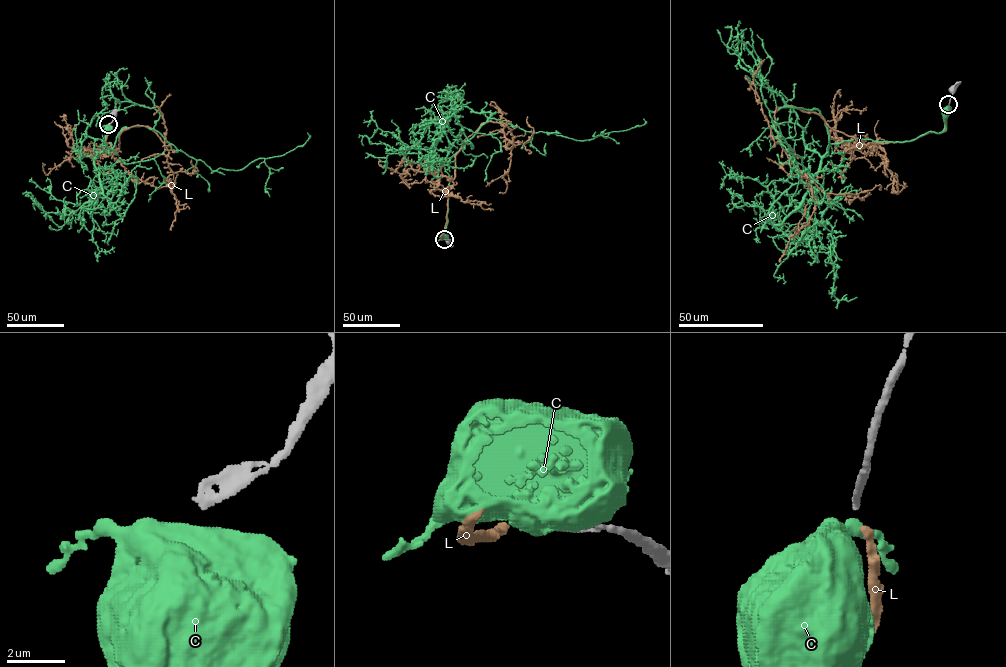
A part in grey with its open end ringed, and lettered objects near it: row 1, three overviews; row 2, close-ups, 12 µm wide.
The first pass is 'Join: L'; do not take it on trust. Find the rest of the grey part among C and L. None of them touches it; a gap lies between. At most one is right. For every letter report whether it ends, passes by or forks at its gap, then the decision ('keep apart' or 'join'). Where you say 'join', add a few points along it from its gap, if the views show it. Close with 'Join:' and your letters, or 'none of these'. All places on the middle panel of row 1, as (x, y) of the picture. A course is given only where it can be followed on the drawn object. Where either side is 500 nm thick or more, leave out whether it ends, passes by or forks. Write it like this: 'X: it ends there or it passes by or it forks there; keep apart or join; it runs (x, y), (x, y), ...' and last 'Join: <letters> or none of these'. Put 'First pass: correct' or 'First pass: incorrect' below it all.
C: keep apart
L: it ends there; join; it runs (443, 239), (455, 155), (462, 142), (491, 121), (504, 127), (506, 147), (513, 137), (507, 124)
Join: L
First pass: correct

